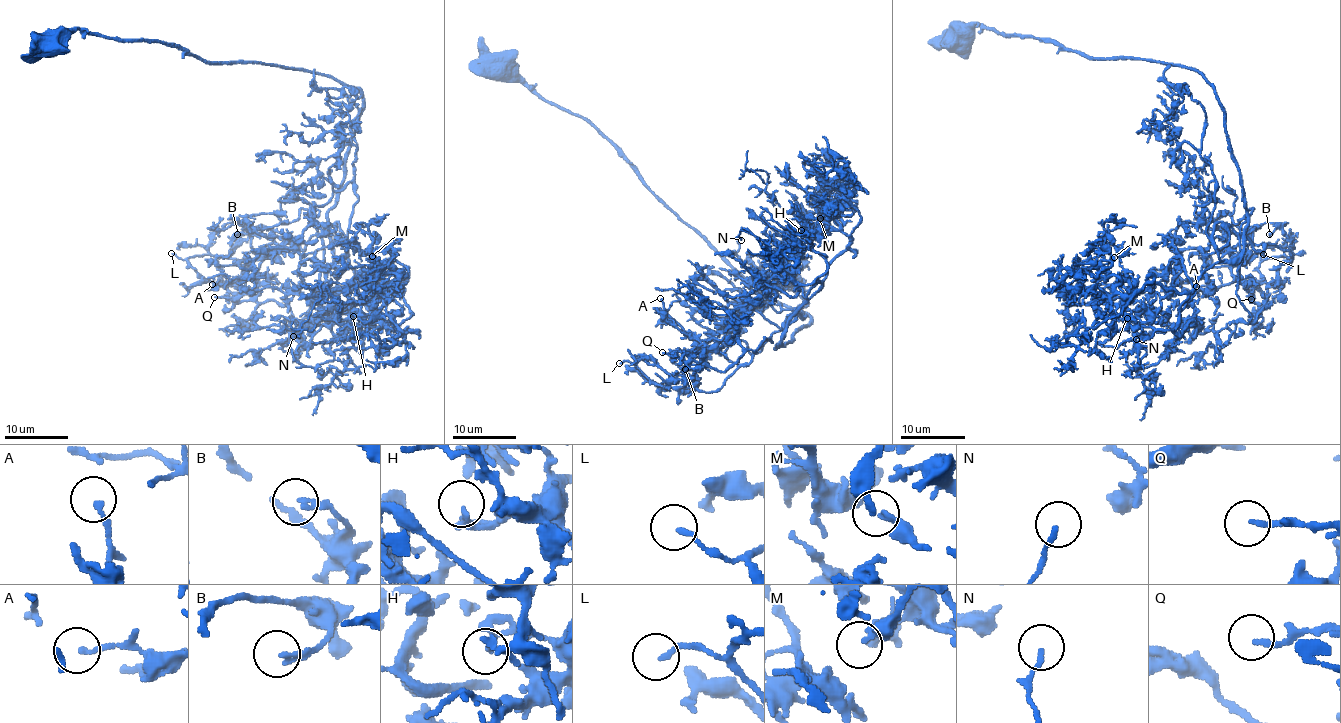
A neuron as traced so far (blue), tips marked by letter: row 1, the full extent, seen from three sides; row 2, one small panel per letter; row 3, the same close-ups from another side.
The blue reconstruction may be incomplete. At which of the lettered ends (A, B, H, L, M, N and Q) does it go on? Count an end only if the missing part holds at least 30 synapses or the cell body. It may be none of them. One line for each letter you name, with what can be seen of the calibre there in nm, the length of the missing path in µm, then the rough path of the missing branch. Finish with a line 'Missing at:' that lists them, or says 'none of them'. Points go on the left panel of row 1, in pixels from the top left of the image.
Missing at: none of them

